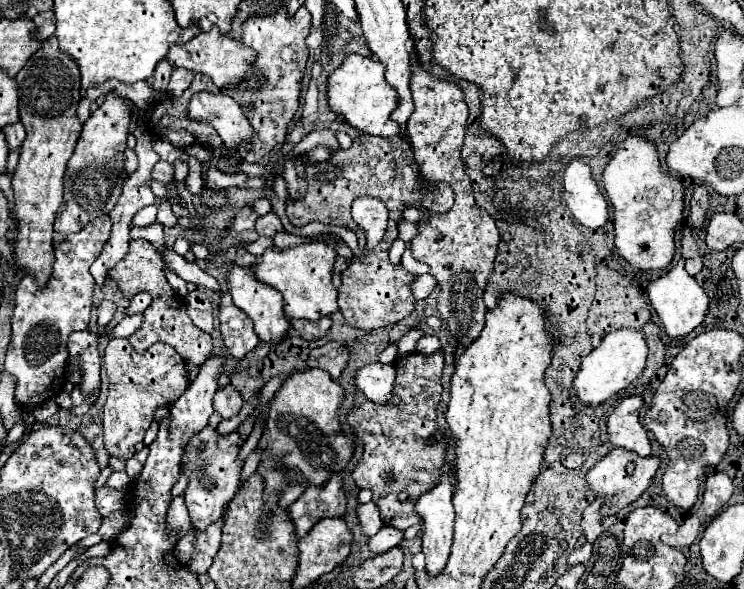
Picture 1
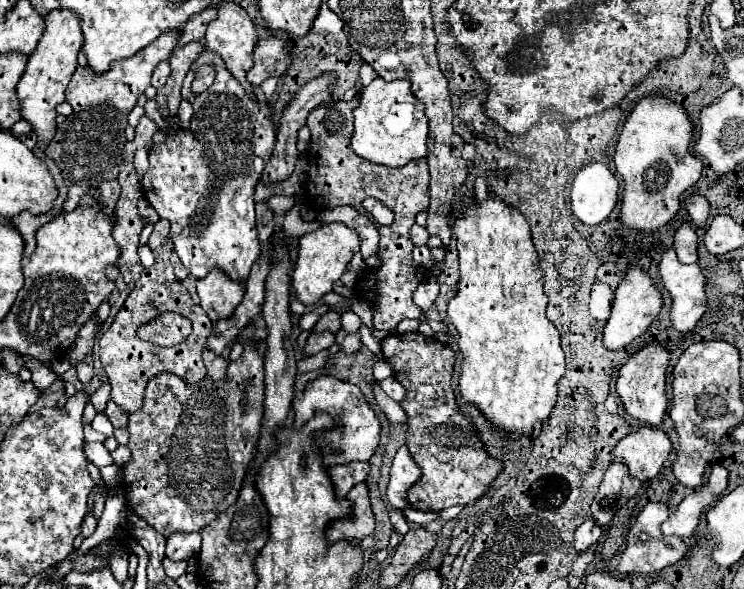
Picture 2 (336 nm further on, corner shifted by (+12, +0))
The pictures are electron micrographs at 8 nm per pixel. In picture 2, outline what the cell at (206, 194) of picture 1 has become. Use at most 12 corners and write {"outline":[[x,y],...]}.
{"outline":[[208,48],[190,128],[150,150],[144,196],[190,274],[246,286],[254,186],[276,128]]}

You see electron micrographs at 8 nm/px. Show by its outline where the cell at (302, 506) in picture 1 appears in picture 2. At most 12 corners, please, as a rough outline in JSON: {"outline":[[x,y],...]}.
{"outline":[[368,462],[330,466],[338,500],[368,476]]}

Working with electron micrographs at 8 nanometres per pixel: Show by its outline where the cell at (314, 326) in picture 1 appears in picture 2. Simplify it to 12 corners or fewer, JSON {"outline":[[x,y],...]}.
{"outline":[[326,312],[314,326],[314,332],[340,330],[340,314]]}

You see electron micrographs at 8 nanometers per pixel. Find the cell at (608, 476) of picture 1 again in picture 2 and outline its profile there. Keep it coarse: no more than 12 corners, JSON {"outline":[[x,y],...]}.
{"outline":[[638,428],[610,454],[632,478],[660,472],[672,444],[662,430]]}

